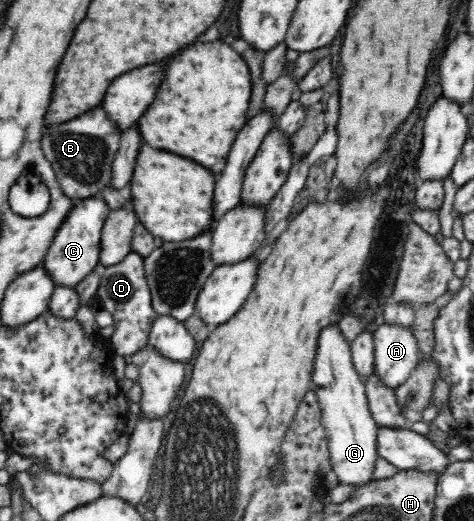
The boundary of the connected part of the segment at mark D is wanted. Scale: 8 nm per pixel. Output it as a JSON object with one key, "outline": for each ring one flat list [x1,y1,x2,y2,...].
{"outline":[[131,252,121,263,107,266,100,277,100,283,95,295,95,304,111,313,113,317,113,333,109,337,114,351,121,356,134,356,148,345,153,322,158,316,152,308,150,287,146,280,143,256]]}

